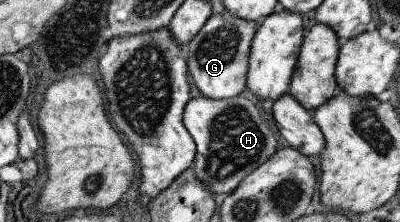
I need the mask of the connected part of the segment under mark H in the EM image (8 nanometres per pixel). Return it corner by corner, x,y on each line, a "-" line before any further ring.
246,93
220,100
200,95
184,105
181,117
186,132
195,144
191,164
194,176
216,194
231,193
258,164
274,154
278,146
278,140
268,128
258,103

